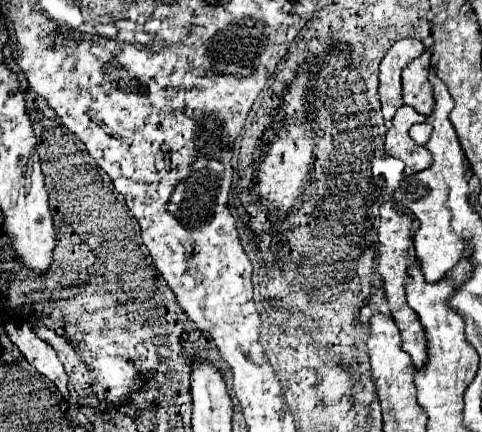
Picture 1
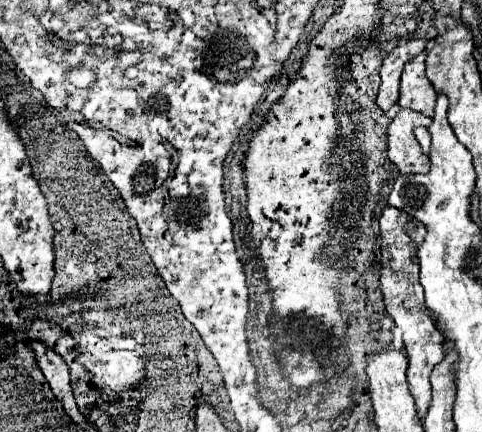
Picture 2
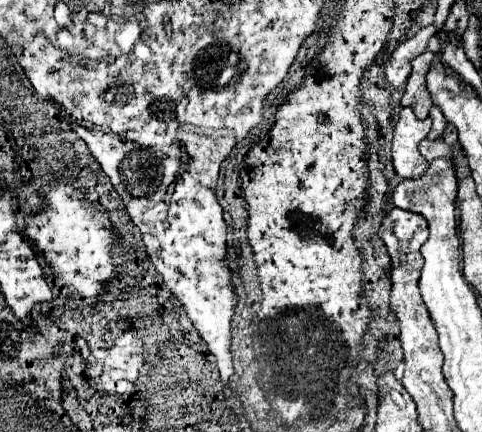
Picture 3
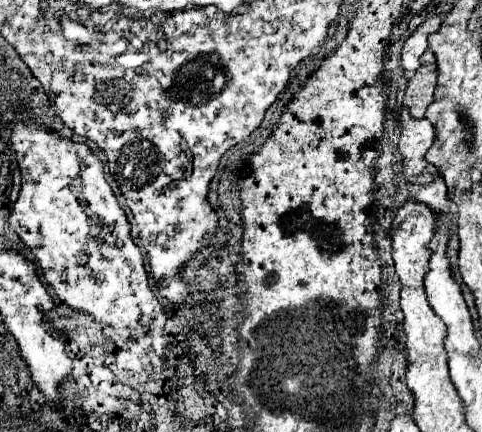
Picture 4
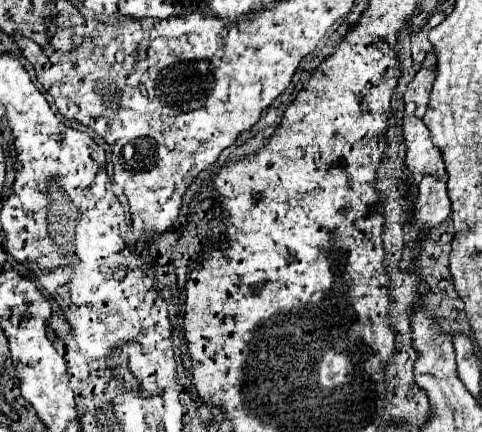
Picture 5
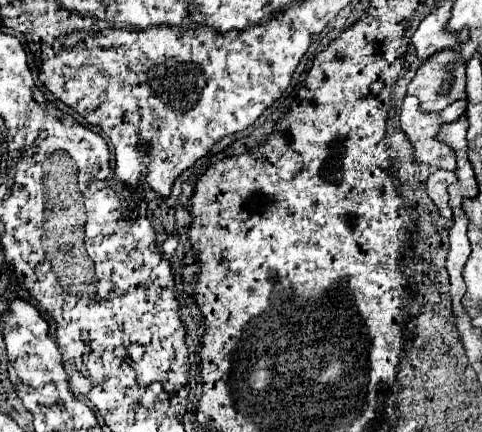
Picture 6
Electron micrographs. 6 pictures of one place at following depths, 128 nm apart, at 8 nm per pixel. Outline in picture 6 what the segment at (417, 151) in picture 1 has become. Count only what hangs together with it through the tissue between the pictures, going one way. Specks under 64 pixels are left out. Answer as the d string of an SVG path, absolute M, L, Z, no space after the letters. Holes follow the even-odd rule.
M406 96L404 102L402 102L402 112L400 112L400 124L402 124L402 130L406 132L408 140L412 142L414 146L414 156L416 160L424 162L424 164L430 164L430 166L438 166L438 168L444 168L444 170L456 170L456 152L444 144L444 142L438 142L436 136L440 132L440 126L442 124L450 124L450 122L456 122L466 110L466 100L456 100L454 104L450 104L448 108L444 108L442 112L438 114L428 114L428 112L422 112L418 110L418 100L416 96Z

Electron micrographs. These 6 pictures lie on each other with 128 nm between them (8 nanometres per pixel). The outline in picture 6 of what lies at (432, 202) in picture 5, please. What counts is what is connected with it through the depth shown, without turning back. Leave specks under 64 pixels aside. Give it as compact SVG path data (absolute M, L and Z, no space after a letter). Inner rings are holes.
M434 170L428 178L428 196L434 200L436 208L440 210L440 216L450 218L452 208L448 206L448 186L456 184L456 174L448 170Z

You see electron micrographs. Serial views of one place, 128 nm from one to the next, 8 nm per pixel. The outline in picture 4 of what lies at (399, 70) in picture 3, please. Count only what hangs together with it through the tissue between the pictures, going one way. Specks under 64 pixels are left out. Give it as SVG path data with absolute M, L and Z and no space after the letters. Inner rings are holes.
M432 16L426 22L422 22L416 32L406 40L404 50L402 50L402 68L408 72L416 72L416 68L420 66L420 56L426 52L428 48L428 34L436 32L440 28L442 20L440 16Z

